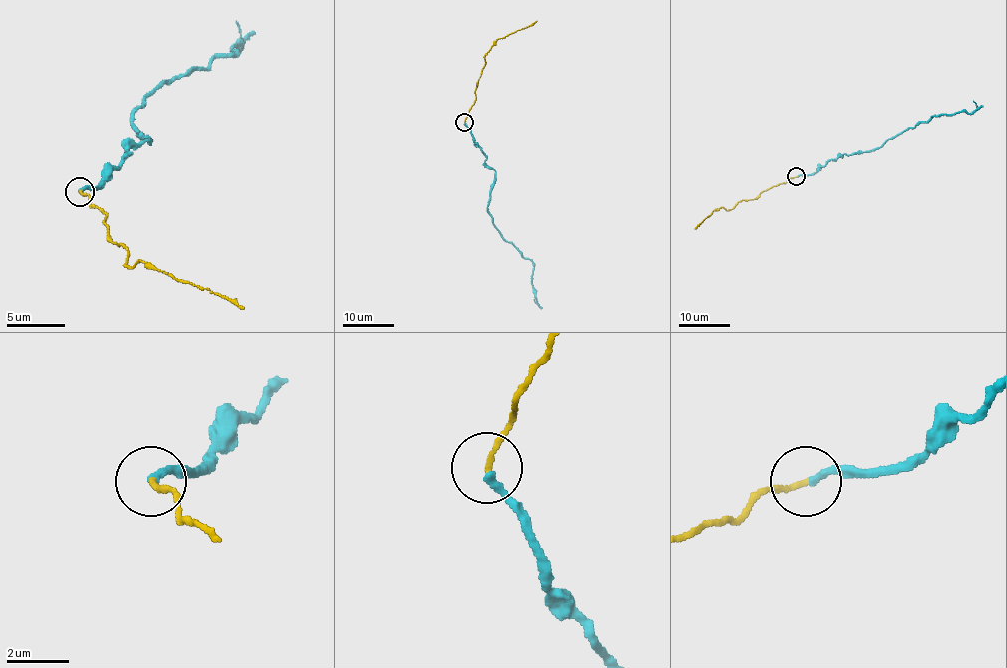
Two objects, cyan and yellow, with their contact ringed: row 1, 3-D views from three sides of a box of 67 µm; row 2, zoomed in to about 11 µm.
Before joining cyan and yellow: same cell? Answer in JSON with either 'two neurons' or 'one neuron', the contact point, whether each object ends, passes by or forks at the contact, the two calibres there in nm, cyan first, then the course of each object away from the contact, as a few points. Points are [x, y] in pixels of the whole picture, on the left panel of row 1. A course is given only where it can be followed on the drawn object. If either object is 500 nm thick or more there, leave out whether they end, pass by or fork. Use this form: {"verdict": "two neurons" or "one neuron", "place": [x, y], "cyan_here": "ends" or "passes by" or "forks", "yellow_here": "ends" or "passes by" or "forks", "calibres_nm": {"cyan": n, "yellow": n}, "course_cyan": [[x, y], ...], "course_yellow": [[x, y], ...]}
{"verdict": "two neurons", "place": [80, 191], "cyan_here": "ends", "yellow_here": "ends", "calibres_nm": {"cyan": 240, "yellow": 170}, "course_cyan": [[79, 192], [148, 143], [131, 117], [163, 82], [235, 53], [232, 47], [241, 44], [235, 21]], "course_yellow": [[79, 192], [105, 215], [114, 241], [128, 253], [128, 267], [148, 261], [201, 290], [232, 299], [244, 308]]}

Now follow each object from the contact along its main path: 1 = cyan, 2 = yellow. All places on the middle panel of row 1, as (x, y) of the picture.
1: (464, 122), (494, 171), (487, 210), (492, 221), (533, 264), (536, 302), (533, 299)
2: (464, 122), (475, 99), (475, 88), (485, 62), (485, 53), (494, 43), (537, 21)

